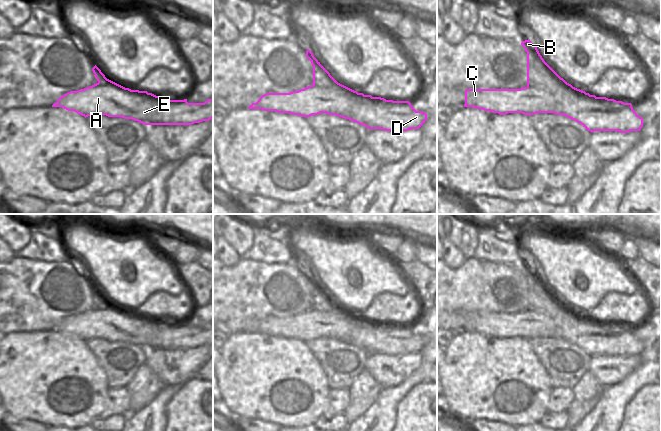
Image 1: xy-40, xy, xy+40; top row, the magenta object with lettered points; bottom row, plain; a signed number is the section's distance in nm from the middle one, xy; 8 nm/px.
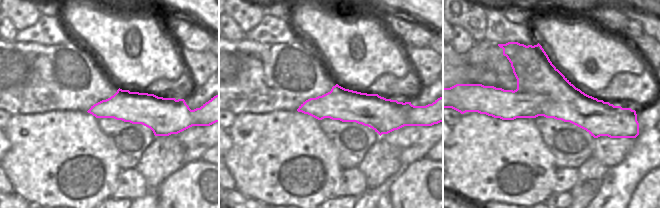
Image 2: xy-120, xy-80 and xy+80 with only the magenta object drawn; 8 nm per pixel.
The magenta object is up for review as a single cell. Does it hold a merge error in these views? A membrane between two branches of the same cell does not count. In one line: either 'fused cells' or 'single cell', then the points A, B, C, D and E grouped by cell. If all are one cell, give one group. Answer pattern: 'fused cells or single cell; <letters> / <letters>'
fused cells; A C E / B D

